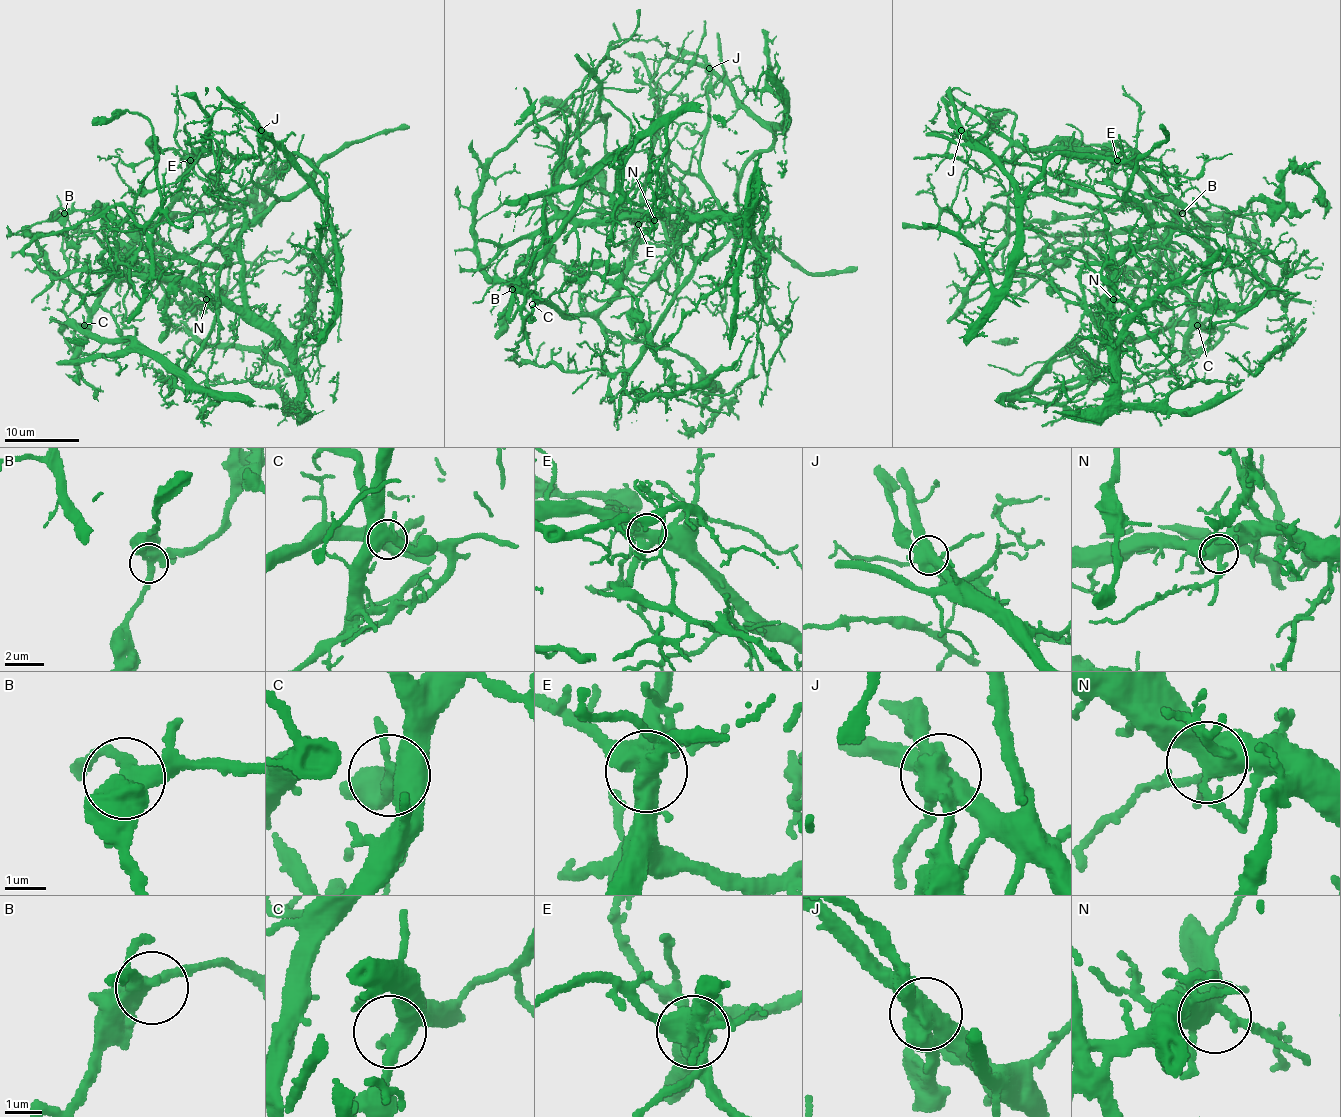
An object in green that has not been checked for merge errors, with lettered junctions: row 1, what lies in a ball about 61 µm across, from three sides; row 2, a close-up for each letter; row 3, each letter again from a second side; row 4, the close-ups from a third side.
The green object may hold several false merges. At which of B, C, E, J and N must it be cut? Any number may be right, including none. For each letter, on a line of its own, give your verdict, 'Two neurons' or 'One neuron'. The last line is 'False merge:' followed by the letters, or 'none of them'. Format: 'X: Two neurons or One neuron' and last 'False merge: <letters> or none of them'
B: One neuron
C: One neuron
E: Two neurons
J: Two neurons
N: One neuron
False merge: E, J

